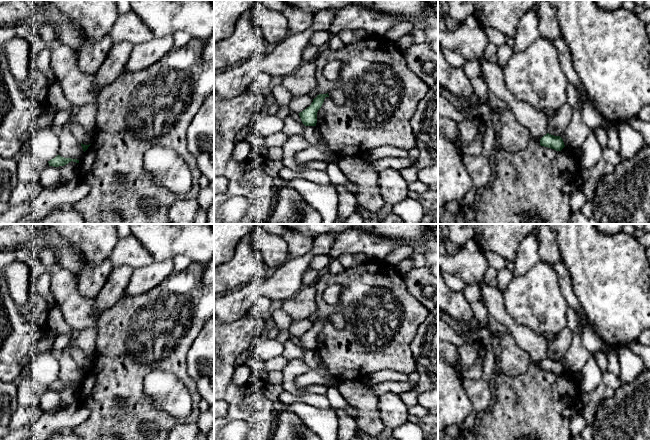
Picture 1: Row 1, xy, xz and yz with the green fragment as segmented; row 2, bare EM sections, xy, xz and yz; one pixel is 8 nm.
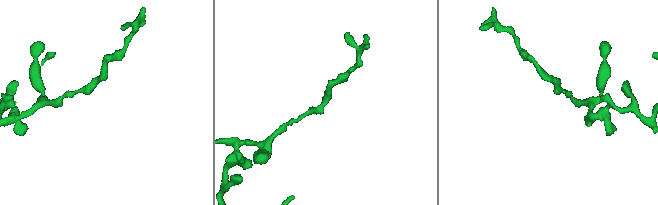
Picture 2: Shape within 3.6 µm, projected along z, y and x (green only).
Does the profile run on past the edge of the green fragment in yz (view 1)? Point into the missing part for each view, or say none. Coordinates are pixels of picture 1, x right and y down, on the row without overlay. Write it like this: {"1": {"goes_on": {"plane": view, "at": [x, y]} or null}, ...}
{"1": {"goes_on": null}}

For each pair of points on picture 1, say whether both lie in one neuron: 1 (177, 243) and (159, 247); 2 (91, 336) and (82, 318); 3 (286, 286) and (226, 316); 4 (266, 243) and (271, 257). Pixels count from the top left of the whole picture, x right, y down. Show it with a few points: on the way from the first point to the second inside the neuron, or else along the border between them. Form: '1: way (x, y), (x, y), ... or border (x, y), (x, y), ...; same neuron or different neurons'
1: way (173, 243), (171, 245), (163, 245); same neuron
2: border (95, 328), (84, 328), (80, 331); different neurons
3: way (271, 287), (258, 287), (241, 302); same neuron
4: way (268, 246), (271, 249), (271, 254); same neuron

